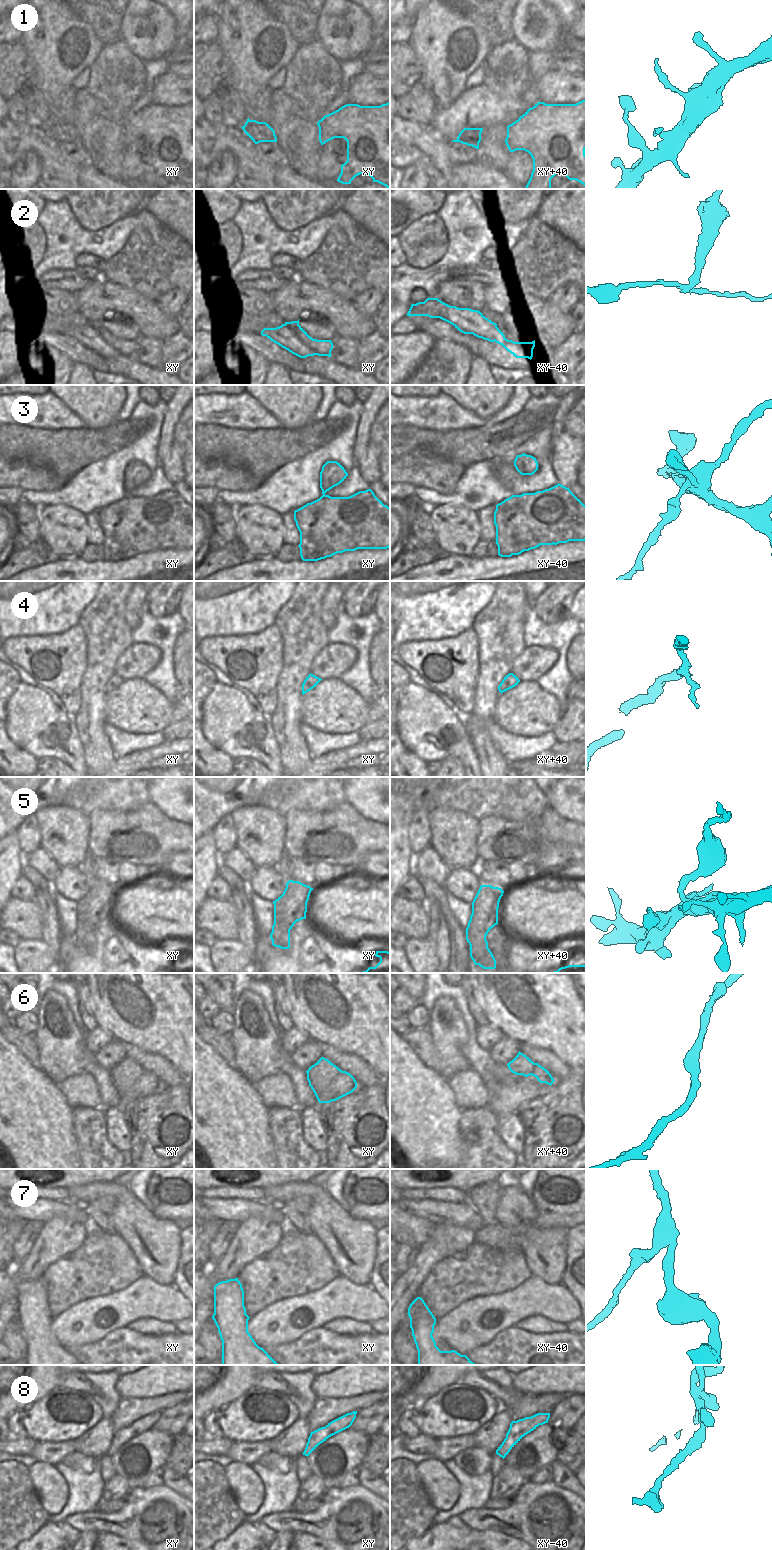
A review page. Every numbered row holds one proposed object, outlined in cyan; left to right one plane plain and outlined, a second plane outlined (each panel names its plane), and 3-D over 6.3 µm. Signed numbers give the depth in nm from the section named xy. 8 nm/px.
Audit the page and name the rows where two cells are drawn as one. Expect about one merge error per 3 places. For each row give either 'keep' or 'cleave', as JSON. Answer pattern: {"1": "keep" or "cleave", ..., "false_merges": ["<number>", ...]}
{"1": "keep", "2": "cleave", "3": "cleave", "4": "keep", "5": "cleave", "6": "keep", "7": "keep", "8": "keep", "false_merges": ["2", "3", "5"]}

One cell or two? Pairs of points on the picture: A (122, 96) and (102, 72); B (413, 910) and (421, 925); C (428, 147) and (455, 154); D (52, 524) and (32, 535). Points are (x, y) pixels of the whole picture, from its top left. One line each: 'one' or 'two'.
A: one
B: one
C: two
D: two

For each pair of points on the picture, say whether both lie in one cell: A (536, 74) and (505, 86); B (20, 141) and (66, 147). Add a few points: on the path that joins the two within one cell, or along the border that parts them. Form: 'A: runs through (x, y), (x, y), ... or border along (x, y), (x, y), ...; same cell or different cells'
A: border along (528, 53), (528, 72), (531, 83); different cells
B: border along (59, 144), (60, 149), (72, 161), (77, 162); different cells

